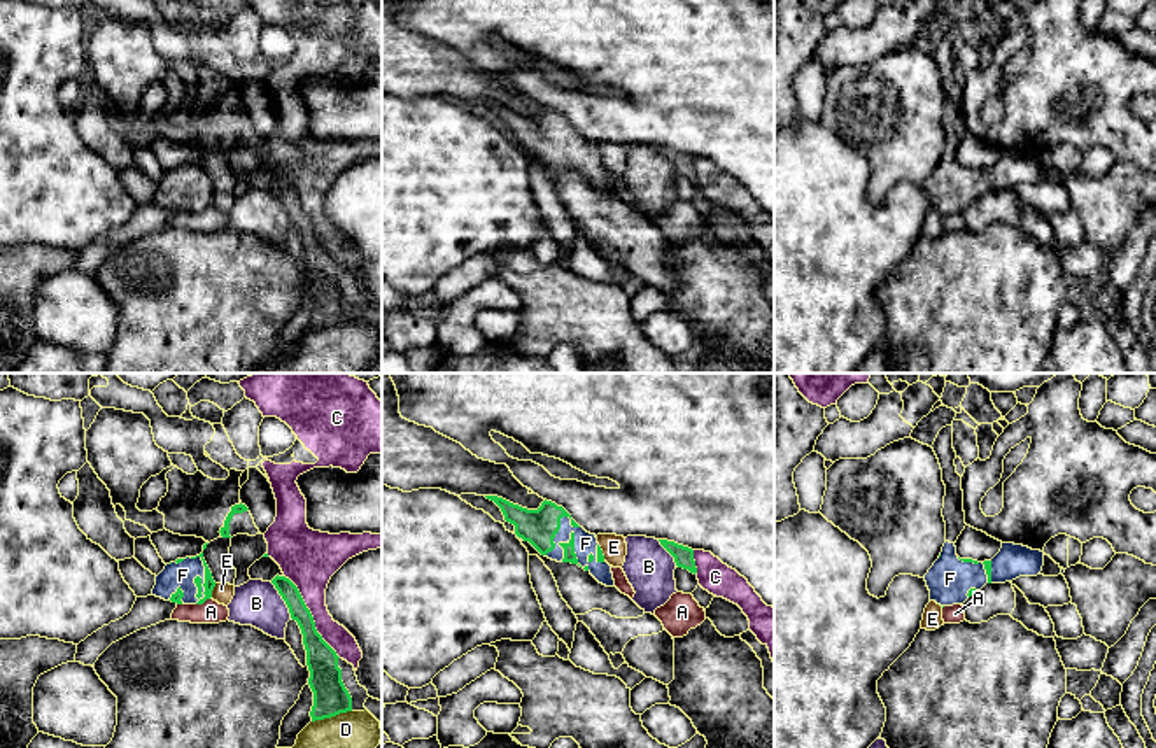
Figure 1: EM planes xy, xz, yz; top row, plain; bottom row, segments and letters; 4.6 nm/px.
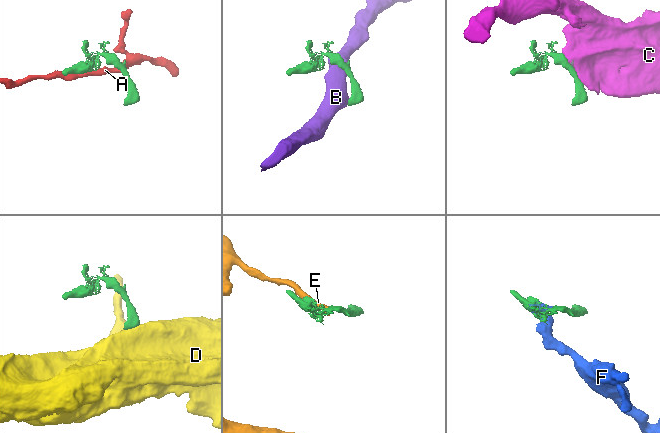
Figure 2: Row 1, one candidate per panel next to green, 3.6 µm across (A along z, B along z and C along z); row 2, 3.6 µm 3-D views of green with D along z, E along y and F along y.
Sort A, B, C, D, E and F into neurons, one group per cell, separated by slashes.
A / B / C / D / E / F

